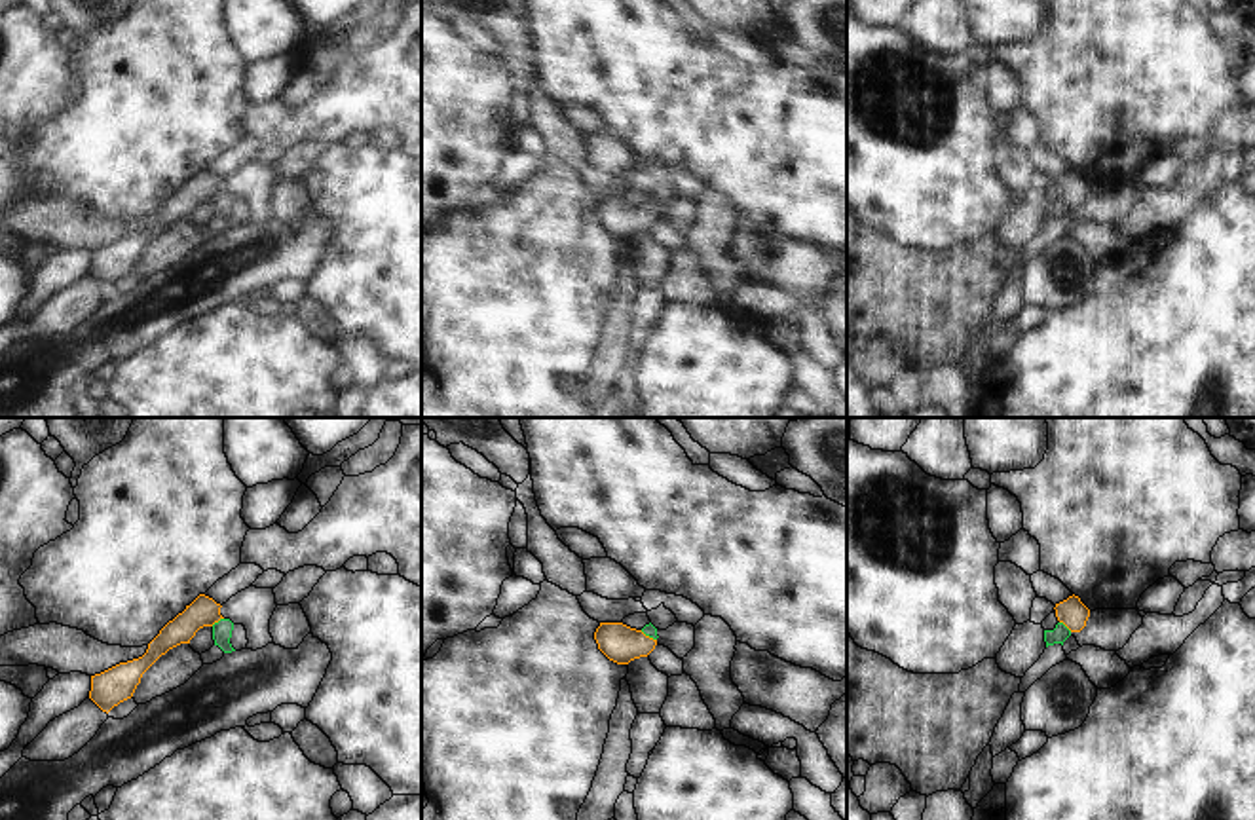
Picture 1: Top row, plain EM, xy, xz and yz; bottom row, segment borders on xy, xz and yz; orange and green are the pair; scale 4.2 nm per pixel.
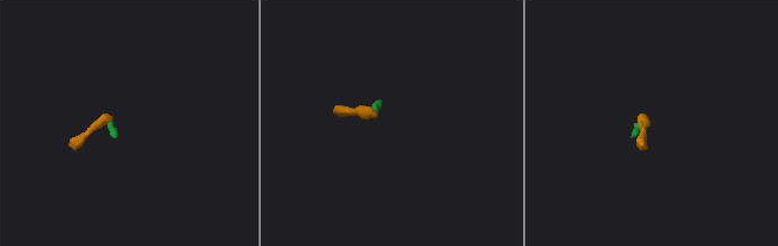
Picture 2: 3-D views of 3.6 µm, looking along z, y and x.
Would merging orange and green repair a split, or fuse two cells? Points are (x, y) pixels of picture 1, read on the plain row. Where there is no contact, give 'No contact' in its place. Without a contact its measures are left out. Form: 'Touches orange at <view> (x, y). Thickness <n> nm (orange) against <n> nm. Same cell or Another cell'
Touches orange at xy (217, 196). Thickness 130 nm (orange) against 80 nm. Same cell.

